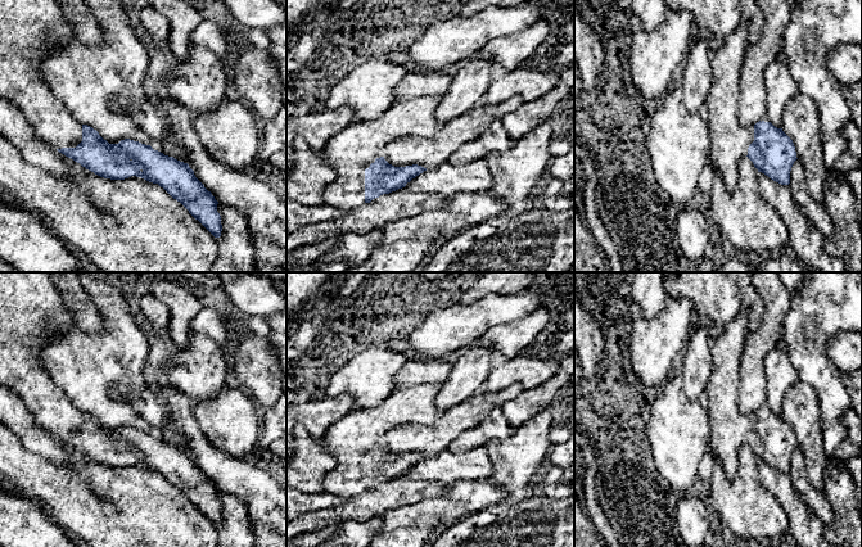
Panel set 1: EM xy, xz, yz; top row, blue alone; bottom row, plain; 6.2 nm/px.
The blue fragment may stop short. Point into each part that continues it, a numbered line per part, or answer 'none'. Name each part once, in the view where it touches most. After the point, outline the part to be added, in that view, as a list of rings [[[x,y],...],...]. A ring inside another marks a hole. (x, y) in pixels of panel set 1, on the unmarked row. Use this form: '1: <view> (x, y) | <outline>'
1: xz (350, 439) | [[[415,384],[397,388],[383,403],[365,410],[353,410],[337,420],[325,433],[320,444],[333,455],[338,464],[324,478],[324,493],[352,498],[365,492],[365,457],[383,444],[385,434],[400,425],[432,425],[438,417],[435,397],[439,385]]]

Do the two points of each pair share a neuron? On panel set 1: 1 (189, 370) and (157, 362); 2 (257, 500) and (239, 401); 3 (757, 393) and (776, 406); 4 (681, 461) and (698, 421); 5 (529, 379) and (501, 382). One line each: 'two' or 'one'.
1: two
2: two
3: two
4: one
5: one

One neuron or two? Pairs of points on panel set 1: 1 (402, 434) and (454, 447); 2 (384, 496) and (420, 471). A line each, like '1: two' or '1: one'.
1: one
2: one

